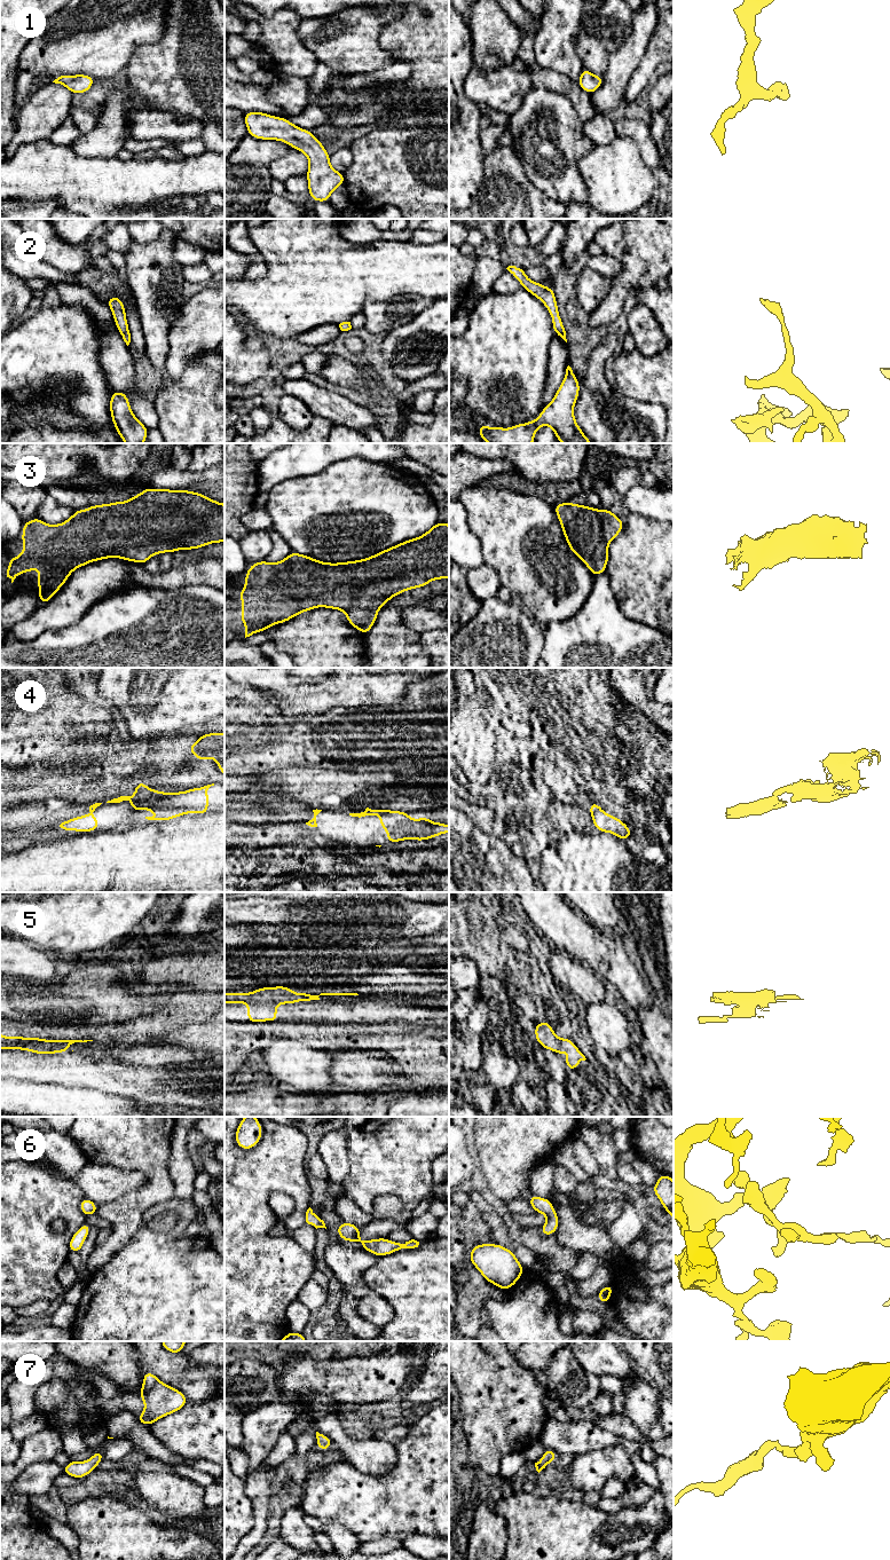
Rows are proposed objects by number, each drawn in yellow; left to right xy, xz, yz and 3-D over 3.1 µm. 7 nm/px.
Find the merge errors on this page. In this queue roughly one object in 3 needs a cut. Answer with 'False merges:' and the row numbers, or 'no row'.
False merges: 5

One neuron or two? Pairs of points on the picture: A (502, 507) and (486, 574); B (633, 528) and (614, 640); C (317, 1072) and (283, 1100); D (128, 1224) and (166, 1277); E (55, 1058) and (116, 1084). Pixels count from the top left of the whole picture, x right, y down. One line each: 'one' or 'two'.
A: two
B: two
C: two
D: two
E: one

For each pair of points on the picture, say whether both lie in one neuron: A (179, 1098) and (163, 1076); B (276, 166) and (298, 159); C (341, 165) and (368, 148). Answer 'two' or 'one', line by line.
A: one
B: one
C: two

